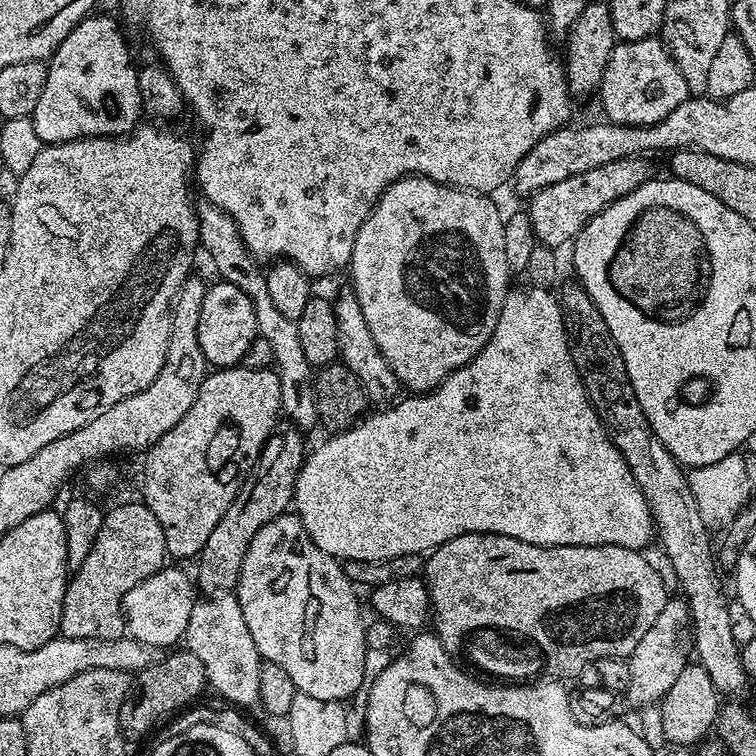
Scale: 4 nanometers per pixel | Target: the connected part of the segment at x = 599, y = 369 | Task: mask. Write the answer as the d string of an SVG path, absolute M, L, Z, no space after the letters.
M579 282L571 283L558 292L558 299L564 315L564 329L568 332L570 354L582 378L582 386L598 418L604 421L604 429L608 431L612 445L620 451L622 458L626 458L626 466L630 466L630 474L634 474L634 482L638 482L638 490L642 490L652 512L658 544L660 540L664 556L684 591L681 593L692 615L695 659L706 670L706 674L710 674L710 682L714 682L717 692L728 698L739 697L736 695L744 687L749 687L750 681L742 666L741 645L734 642L734 634L730 630L730 600L724 597L724 588L716 573L718 556L708 537L711 536L710 530L706 522L702 522L694 490L690 490L685 469L670 454L670 450L662 446L646 414L642 414L642 406L638 406L638 394L634 394L630 374L626 374L622 350L618 350L618 342L614 342L614 334L610 334L606 318L598 314L598 306L594 306L584 287Z

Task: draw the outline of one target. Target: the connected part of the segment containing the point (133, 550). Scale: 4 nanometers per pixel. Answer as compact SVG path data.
M143 502L136 504L120 504L117 508L108 508L104 514L102 530L98 530L98 538L94 538L94 550L86 554L86 562L71 573L68 581L68 593L64 595L62 618L59 635L70 638L86 638L87 640L117 640L125 635L124 599L142 578L150 578L158 569L166 564L166 538L162 534L162 526L158 526L158 518L150 514Z

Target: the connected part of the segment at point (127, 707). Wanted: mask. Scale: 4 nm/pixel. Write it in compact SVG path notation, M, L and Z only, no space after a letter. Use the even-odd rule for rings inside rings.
M187 650L169 651L155 664L142 669L135 677L134 691L120 707L120 728L129 741L140 740L147 732L154 731L159 724L166 723L168 719L169 723L176 713L199 701L196 699L205 688L204 667L202 662L198 662L195 654Z

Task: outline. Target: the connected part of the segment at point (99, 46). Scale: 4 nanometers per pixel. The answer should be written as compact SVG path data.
M89 14L62 38L47 61L46 86L32 111L41 145L61 144L91 136L126 136L142 120L138 68L132 65L128 44L108 16Z

